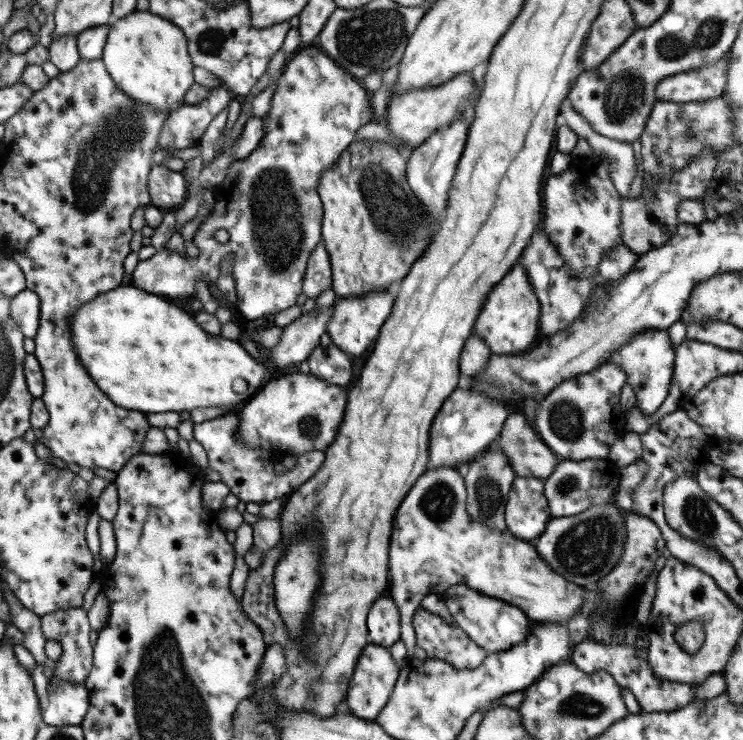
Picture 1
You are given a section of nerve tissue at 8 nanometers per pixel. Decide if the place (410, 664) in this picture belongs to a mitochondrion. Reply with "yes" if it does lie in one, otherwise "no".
no

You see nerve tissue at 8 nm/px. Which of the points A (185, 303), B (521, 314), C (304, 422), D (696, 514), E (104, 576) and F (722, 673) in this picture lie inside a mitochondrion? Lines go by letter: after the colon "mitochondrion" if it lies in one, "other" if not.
A: other
B: other
C: mitochondrion
D: mitochondrion
E: other
F: other

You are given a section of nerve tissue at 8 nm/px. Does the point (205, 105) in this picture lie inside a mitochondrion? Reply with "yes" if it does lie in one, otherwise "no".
no

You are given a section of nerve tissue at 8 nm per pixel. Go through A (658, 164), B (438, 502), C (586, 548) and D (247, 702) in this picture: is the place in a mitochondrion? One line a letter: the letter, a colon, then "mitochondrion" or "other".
A: mitochondrion
B: mitochondrion
C: mitochondrion
D: other

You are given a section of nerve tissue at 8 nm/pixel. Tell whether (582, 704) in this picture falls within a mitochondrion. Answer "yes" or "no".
yes

